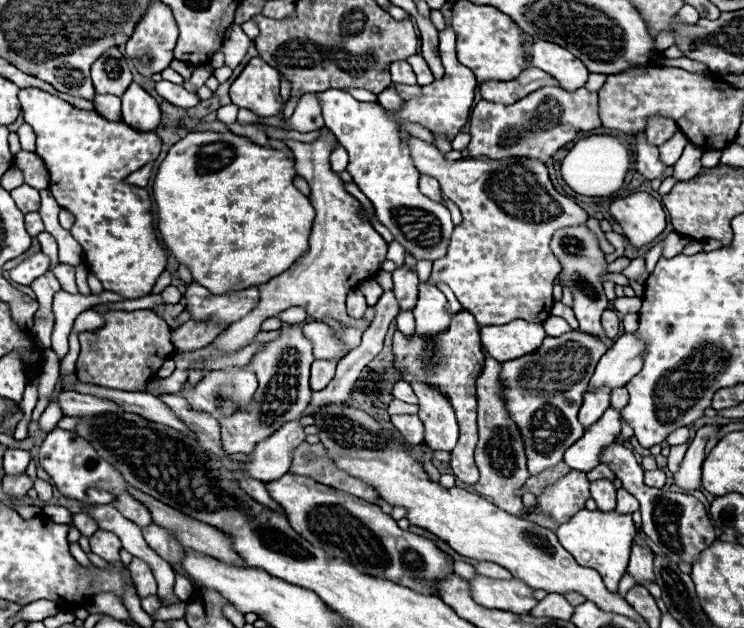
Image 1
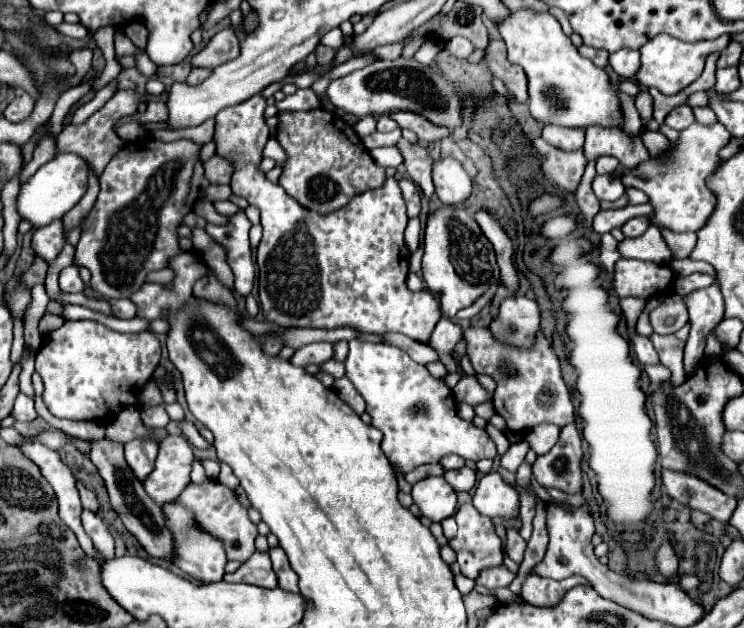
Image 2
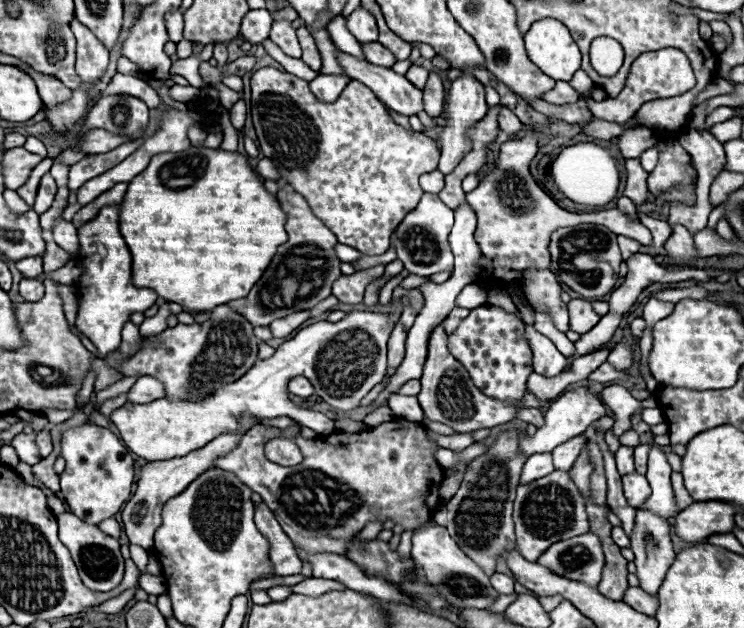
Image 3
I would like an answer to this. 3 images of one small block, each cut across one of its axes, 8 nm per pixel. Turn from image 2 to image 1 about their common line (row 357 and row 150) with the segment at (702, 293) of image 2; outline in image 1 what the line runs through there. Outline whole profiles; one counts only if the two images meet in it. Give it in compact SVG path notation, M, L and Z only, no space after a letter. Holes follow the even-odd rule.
M686 144L684 154L680 156L680 160L674 164L674 176L678 180L690 180L700 172L700 156L702 156L702 148L696 144Z

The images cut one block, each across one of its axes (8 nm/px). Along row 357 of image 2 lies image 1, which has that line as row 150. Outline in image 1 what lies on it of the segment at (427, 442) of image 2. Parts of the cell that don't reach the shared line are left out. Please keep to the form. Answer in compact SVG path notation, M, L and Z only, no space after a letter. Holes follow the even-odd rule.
M328 88L322 92L316 92L316 96L320 100L326 126L336 134L338 142L348 150L350 164L346 170L350 172L350 176L354 178L358 188L370 198L370 202L376 210L376 218L392 232L394 240L400 242L404 246L404 250L410 256L414 256L416 260L434 262L438 258L444 258L452 230L454 230L454 222L452 222L450 212L444 204L432 202L430 198L420 194L420 190L418 190L420 172L414 168L408 144L406 144L406 136L410 136L410 134L406 130L402 130L400 126L396 126L392 116L386 116L386 110L378 102L358 102L348 92L338 90L338 88Z

